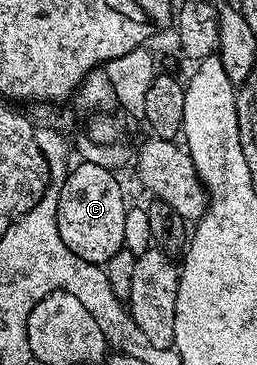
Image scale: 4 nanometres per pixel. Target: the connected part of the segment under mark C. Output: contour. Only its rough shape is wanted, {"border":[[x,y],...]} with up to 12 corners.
{"border":[[86,160],[59,188],[58,232],[102,267],[125,248],[128,203]]}

